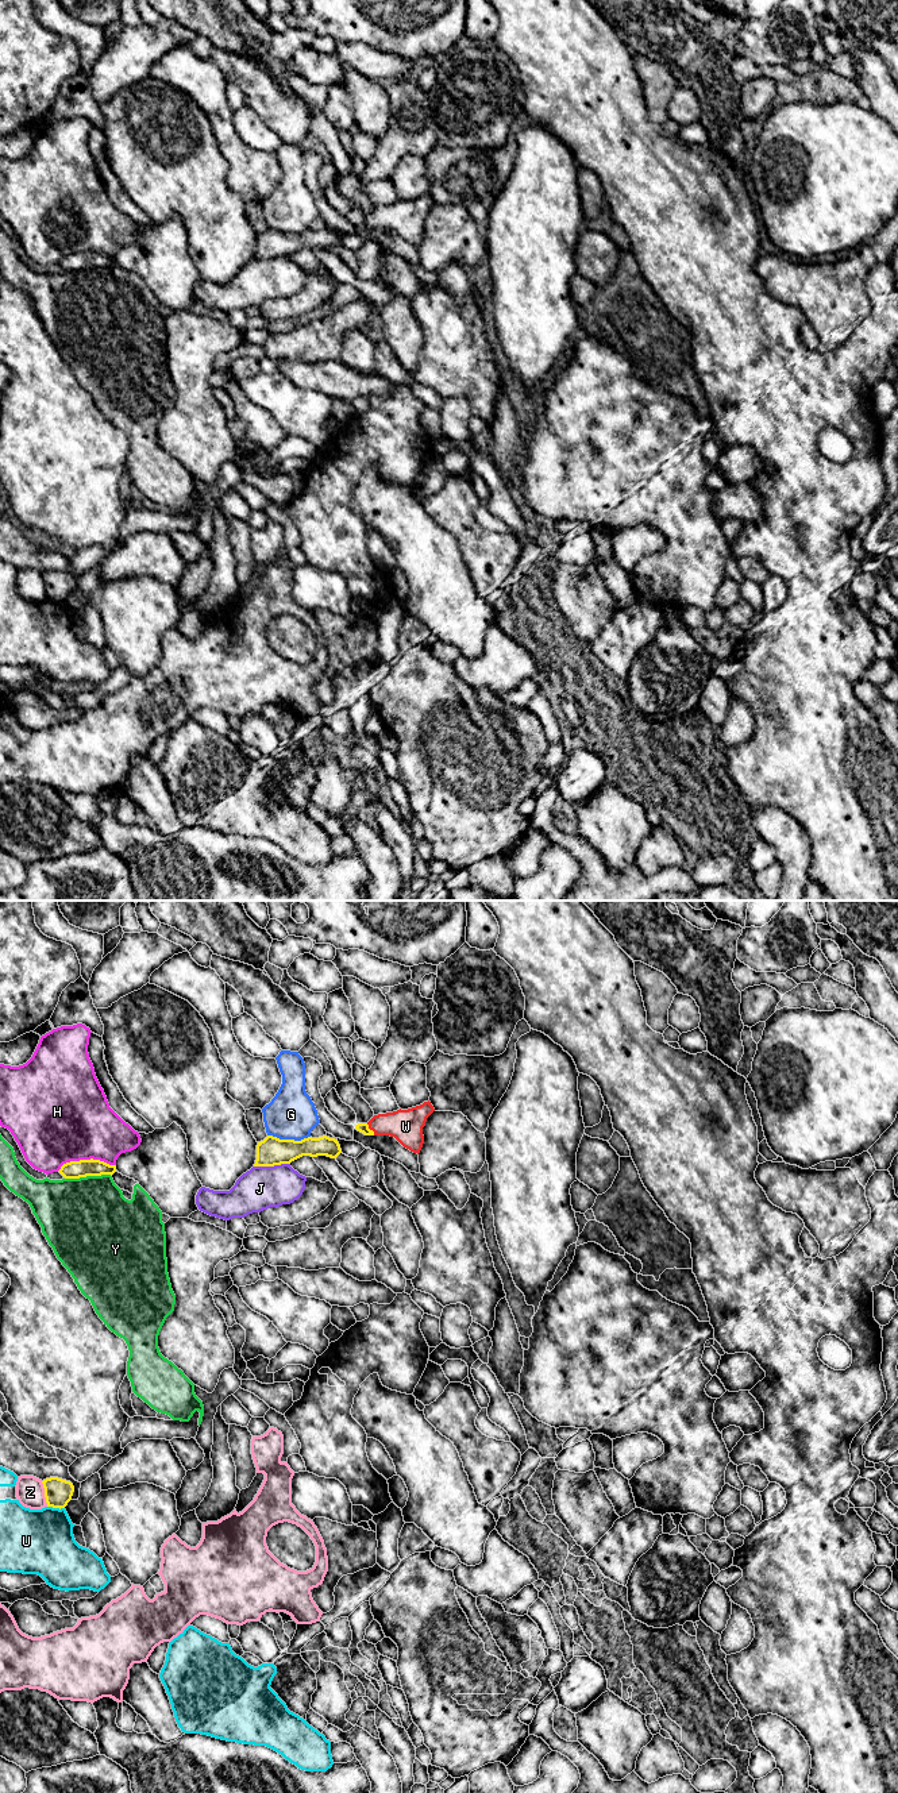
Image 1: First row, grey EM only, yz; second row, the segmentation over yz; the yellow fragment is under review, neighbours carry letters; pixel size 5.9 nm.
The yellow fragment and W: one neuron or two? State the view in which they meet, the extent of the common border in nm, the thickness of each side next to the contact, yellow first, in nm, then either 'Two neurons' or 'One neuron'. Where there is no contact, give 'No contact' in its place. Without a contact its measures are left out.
Touches yellow in yz. Shared border 90 nm. Thickness 60 nm (yellow) against 190 nm. One neuron

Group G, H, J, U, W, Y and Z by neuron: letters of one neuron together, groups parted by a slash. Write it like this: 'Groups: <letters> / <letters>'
Groups: G / H / J / U / W / Y / Z

